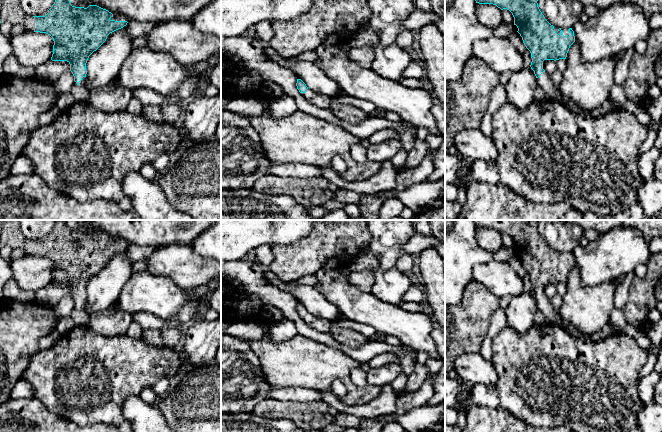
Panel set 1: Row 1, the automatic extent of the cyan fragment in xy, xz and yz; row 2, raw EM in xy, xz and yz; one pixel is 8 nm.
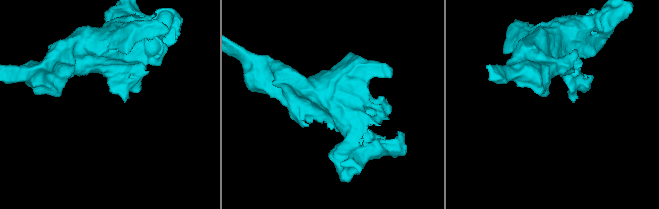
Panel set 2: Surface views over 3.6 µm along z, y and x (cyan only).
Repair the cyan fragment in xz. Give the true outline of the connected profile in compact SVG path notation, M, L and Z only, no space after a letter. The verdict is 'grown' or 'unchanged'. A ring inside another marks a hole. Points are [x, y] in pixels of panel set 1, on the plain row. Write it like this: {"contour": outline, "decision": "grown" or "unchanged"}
{"contour": "M297 303L296 310L301 317L301 320L312 329L323 331L326 333L330 332L331 323L329 321L315 317L314 315L310 314L301 303Z", "decision": "grown"}

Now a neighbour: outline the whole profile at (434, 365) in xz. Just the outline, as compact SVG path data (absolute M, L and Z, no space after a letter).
M428 359L425 365L428 367L430 374L437 374L443 366L443 360Z

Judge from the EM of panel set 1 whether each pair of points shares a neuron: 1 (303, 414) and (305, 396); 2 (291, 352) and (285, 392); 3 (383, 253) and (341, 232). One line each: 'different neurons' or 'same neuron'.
1: different neurons
2: different neurons
3: different neurons

